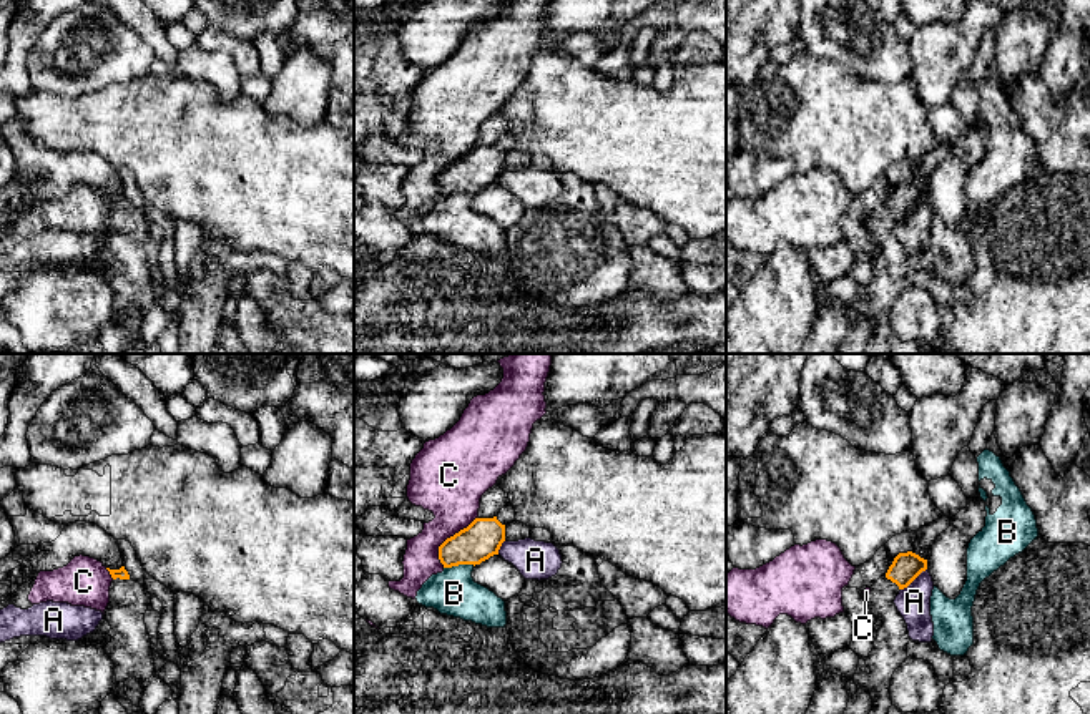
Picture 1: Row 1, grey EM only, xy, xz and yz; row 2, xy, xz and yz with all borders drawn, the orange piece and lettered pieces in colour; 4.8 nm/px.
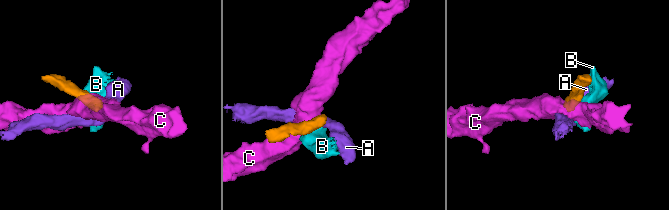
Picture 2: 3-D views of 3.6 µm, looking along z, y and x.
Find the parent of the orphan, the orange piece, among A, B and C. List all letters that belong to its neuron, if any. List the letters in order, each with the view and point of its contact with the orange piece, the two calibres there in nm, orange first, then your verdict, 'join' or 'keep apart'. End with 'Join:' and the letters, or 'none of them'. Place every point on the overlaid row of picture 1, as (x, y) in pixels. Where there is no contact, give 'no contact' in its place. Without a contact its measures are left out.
A: contact yz (913, 580); calibres 140 and 160 nm; keep apart
B: contact xz (459, 563); calibres 190 and 220 nm; keep apart
C: contact xz (447, 538); calibres 190 and 300 nm; keep apart
Join: none of them

